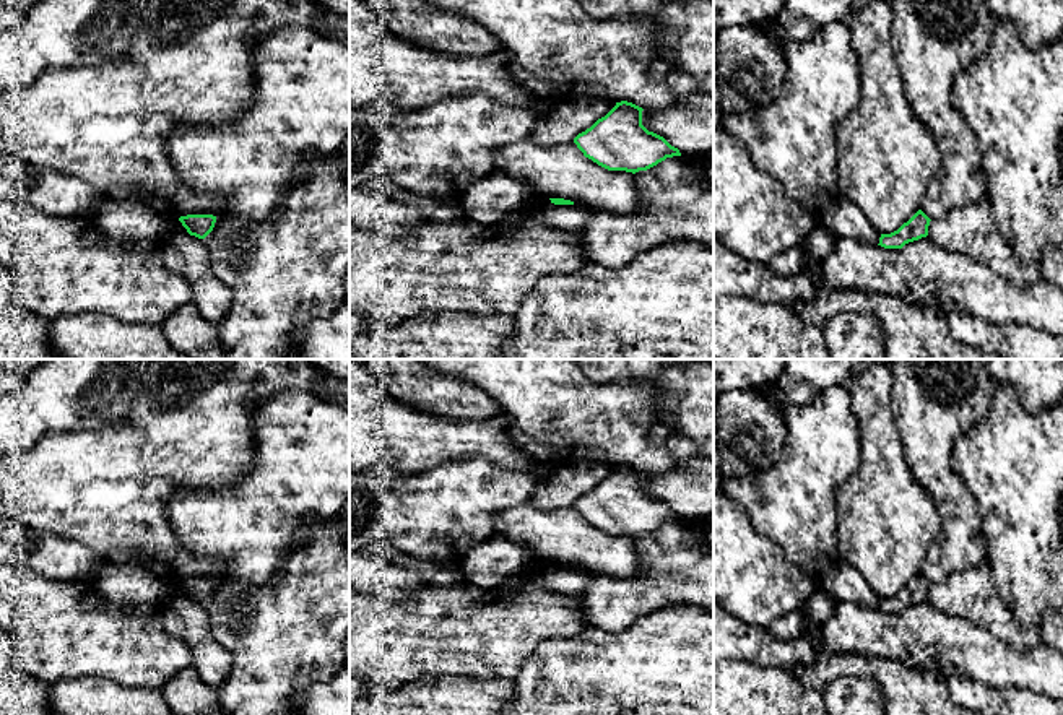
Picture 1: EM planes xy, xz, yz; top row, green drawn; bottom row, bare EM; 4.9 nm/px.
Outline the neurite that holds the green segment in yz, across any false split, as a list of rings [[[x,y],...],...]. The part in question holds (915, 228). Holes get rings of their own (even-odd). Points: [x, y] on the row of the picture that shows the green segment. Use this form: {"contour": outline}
{"contour": [[[918,210],[907,223],[891,234],[881,234],[879,244],[884,249],[902,249],[905,244],[928,236],[930,218]]]}

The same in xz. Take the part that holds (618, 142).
{"contour": [[[621,101],[574,138],[585,158],[608,171],[647,171],[666,158],[681,156],[663,136],[642,125],[642,107]]]}

